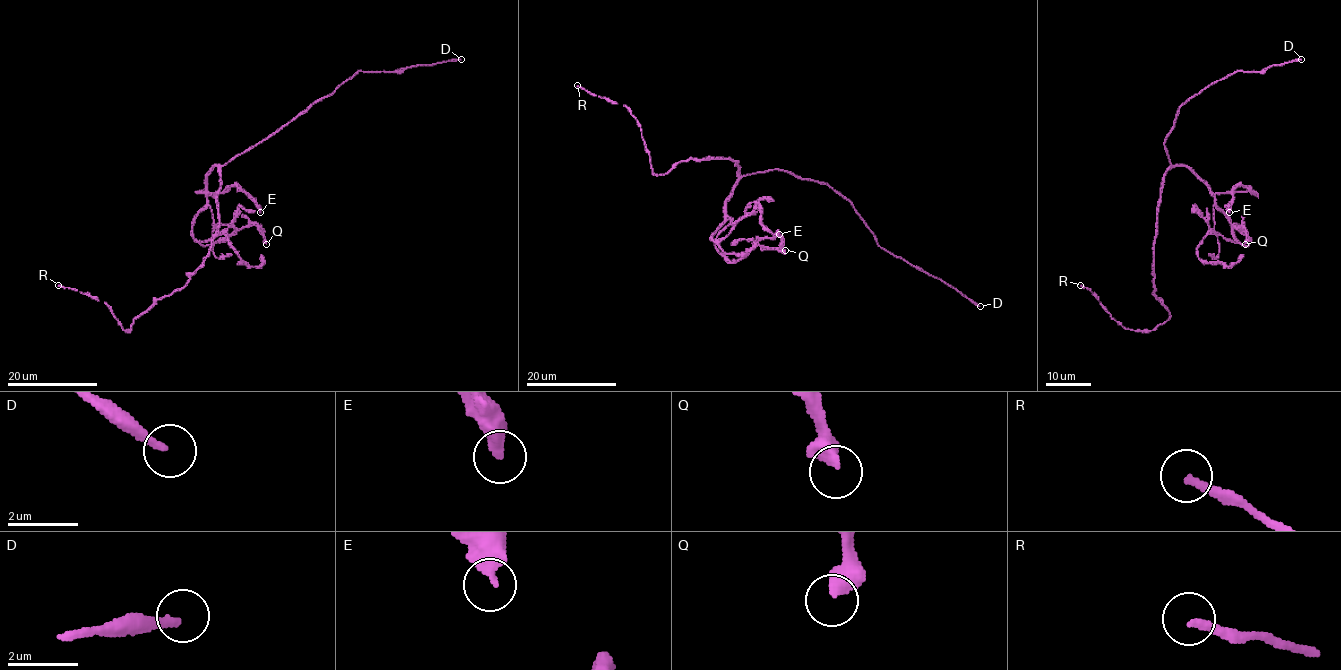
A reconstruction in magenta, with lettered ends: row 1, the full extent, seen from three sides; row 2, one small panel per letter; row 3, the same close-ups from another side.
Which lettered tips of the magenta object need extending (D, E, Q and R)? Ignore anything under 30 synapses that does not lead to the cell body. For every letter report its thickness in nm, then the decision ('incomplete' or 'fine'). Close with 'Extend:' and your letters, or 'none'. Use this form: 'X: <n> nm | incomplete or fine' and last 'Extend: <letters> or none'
D: 200 nm | incomplete
E: 460 nm | fine
Q: 460 nm | fine
R: 240 nm | fine
Extend: D

